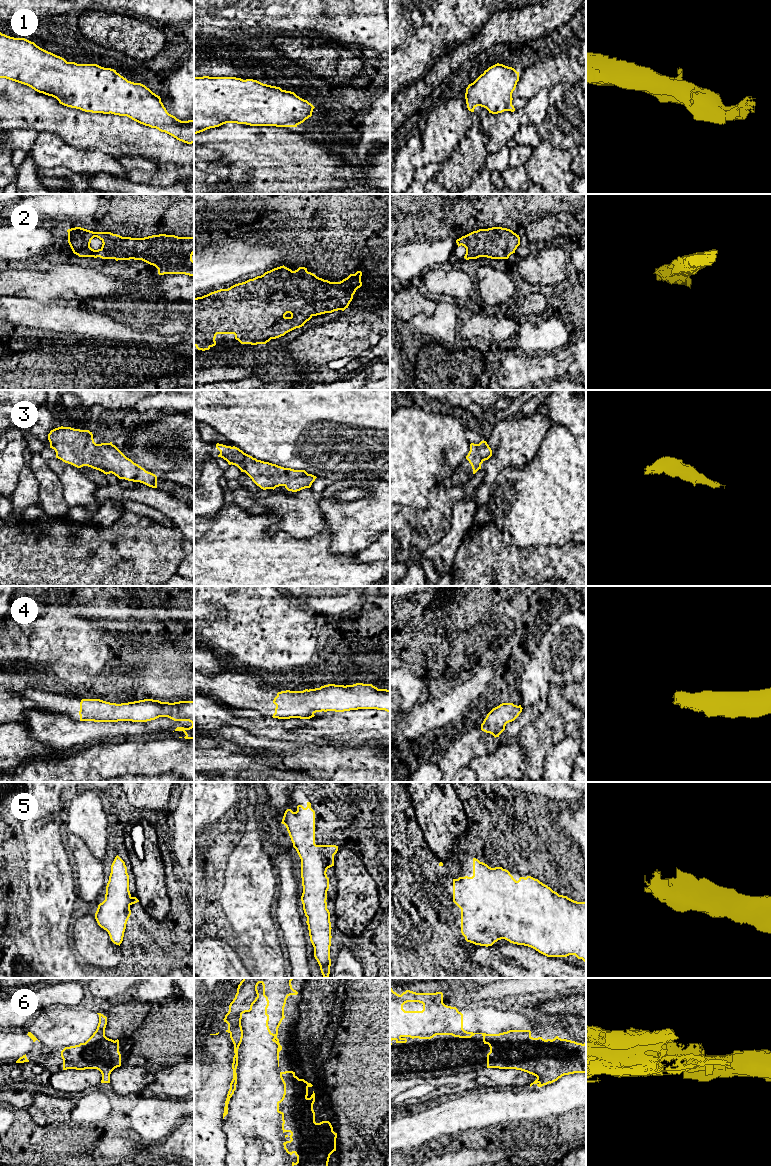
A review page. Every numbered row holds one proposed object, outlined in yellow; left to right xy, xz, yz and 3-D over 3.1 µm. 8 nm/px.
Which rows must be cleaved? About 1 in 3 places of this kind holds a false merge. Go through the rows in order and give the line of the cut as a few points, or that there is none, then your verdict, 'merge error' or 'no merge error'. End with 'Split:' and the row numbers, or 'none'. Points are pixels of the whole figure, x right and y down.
1: no cut | no merge error
2: no cut | no merge error
3: no cut | no merge error
4: no cut | no merge error
5: no cut | no merge error
6: xz (298, 1078), (284, 1099), (282, 1116) | merge error
Split: 6

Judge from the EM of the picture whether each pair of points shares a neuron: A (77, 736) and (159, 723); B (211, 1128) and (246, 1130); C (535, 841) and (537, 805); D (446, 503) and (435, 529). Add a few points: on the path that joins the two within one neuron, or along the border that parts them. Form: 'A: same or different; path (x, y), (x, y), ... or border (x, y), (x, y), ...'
A: same; path (97, 731), (134, 729), (139, 727)
B: different; border (223, 1119), (221, 1125)
C: same; path (535, 832), (537, 814)
D: same; path (440, 509), (435, 523)

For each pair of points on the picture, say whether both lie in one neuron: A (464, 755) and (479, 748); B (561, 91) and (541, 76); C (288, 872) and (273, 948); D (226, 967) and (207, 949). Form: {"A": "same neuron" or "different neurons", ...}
{"A": "same neuron", "B": "different neurons", "C": "different neurons", "D": "same neuron"}

